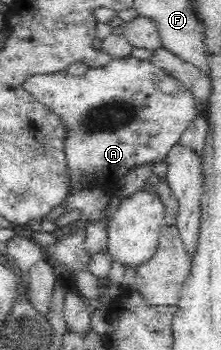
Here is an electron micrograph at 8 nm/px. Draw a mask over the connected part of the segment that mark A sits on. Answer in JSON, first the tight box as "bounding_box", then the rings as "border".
{"bounding_box":[23,55,199,194],"border":[[[131,55],[114,58],[102,67],[89,67],[82,75],[73,75],[66,70],[36,74],[30,76],[23,86],[36,102],[46,106],[61,121],[65,131],[63,152],[70,194],[86,190],[86,187],[101,188],[111,194],[117,182],[133,167],[164,161],[199,112],[193,93],[181,81],[158,69],[149,60]]]}

